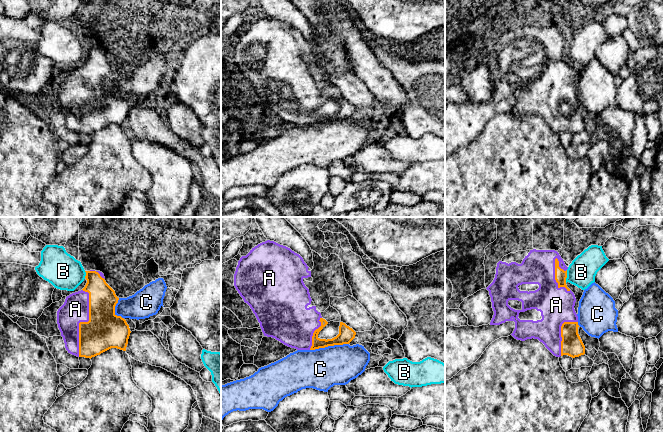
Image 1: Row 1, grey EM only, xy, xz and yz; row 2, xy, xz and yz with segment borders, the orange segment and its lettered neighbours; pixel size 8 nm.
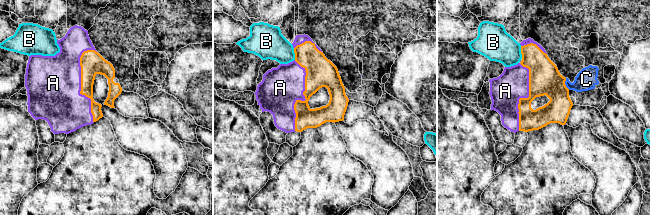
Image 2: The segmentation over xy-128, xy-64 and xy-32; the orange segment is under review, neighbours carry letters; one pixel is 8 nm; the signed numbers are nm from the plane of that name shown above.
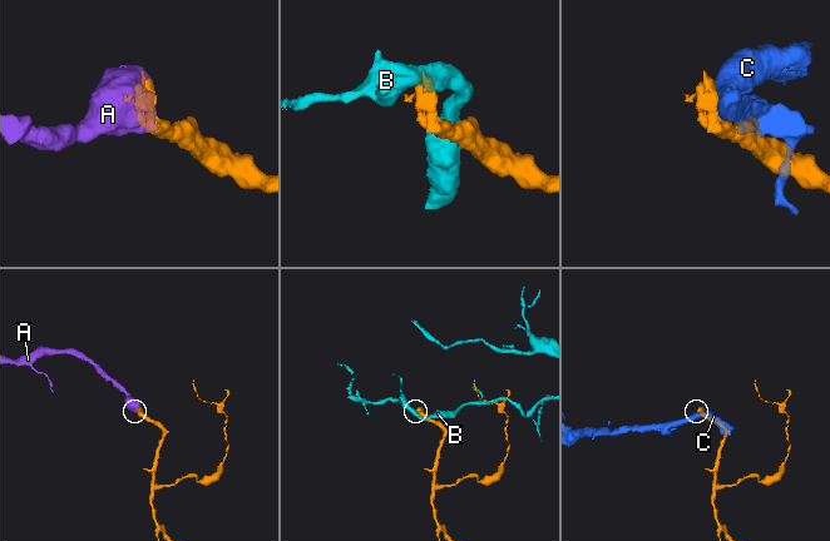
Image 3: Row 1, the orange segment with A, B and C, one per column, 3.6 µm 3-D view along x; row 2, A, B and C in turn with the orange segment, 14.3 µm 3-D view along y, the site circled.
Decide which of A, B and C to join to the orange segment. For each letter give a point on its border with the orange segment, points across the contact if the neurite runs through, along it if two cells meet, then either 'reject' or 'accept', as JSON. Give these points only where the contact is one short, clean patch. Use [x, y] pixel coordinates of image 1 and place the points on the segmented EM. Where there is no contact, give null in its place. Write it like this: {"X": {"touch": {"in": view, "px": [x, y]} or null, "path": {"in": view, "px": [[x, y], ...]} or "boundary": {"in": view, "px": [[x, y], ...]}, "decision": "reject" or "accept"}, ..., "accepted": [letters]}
{"A": {"touch": {"in": "xy", "px": [83, 322]}, "decision": "accept"}, "B": {"touch": {"in": "yz", "px": [566, 276]}, "boundary": {"in": "yz", "px": [[567, 270], [565, 282]]}, "decision": "reject"}, "C": {"touch": {"in": "xz", "px": [329, 345]}, "decision": "reject"}, "accepted": ["A"]}

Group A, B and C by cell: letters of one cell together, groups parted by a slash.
A / B / C

